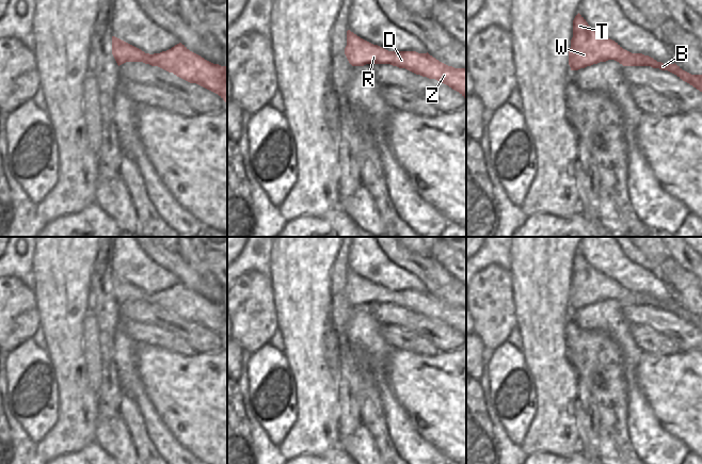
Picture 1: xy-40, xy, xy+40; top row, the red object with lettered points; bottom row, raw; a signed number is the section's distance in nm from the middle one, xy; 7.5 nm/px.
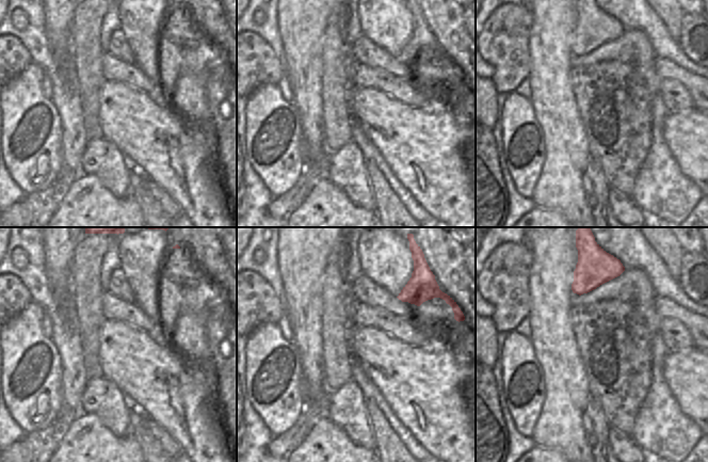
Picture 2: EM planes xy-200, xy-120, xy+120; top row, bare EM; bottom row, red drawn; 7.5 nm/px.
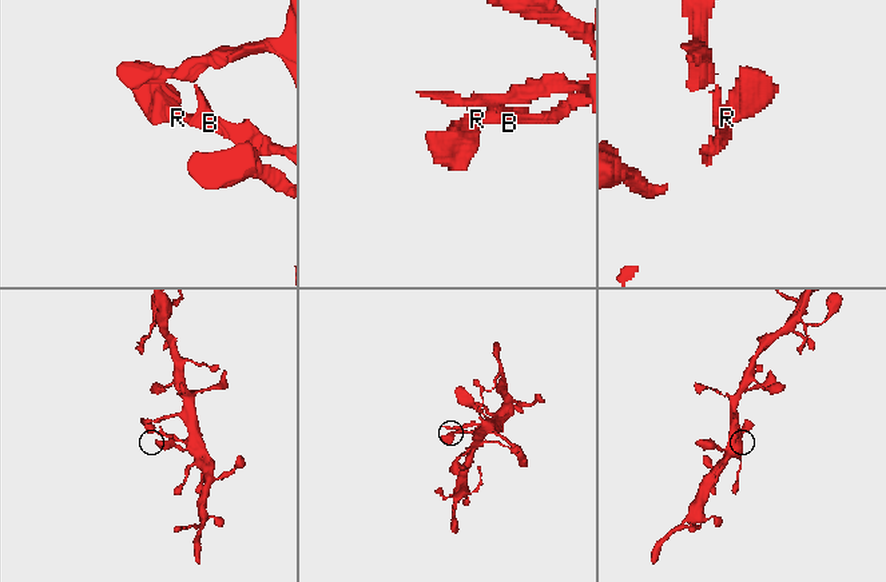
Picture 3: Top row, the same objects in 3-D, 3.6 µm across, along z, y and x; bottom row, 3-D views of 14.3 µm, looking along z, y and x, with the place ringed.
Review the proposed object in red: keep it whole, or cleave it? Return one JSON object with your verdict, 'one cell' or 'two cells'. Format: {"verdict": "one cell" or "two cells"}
{"verdict": "one cell"}

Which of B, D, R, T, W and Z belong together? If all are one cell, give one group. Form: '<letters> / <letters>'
B D R T W Z

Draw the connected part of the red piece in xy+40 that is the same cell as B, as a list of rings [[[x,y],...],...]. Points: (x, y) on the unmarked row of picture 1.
[[[578,252],[573,259],[573,276],[569,289],[571,309],[578,309],[608,299],[615,299],[623,305],[651,305],[668,309],[702,331],[702,314],[691,314],[675,302],[664,303],[649,294],[625,289],[615,279],[591,267]]]

